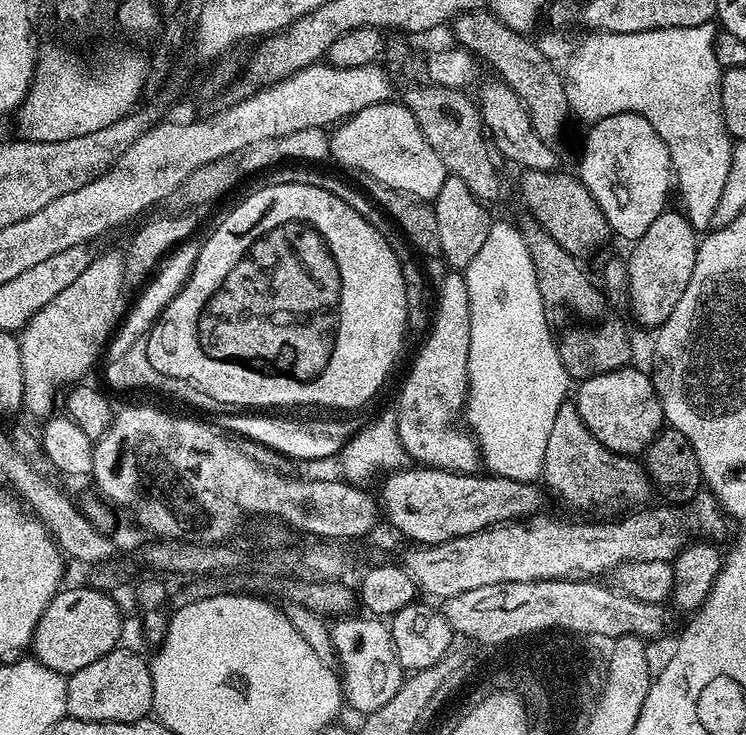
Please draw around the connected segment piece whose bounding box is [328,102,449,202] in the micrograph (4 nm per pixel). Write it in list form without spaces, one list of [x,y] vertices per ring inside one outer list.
[[[396,103],[366,106],[366,110],[358,110],[343,121],[331,133],[328,141],[332,151],[331,159],[337,160],[344,168],[378,178],[379,182],[397,190],[406,190],[429,202],[435,201],[449,172],[444,169],[442,158],[434,154],[430,142],[426,142],[407,103]]]

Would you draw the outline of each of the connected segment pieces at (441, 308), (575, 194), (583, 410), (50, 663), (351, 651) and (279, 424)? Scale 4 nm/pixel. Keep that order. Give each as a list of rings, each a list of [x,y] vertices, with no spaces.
[[[459,271],[447,274],[436,300],[436,321],[400,388],[400,409],[394,413],[394,419],[405,453],[411,459],[413,456],[417,465],[472,474],[481,467],[481,449],[463,427],[456,428],[468,402],[470,294]]]
[[[524,170],[520,175],[520,196],[528,207],[527,215],[537,220],[562,250],[577,258],[585,258],[596,252],[608,236],[613,235],[612,227],[606,222],[598,202],[586,190],[586,186],[575,175],[559,176],[559,171]]]
[[[636,367],[610,370],[610,374],[581,380],[577,387],[580,389],[574,392],[574,403],[586,430],[590,430],[590,434],[594,434],[594,438],[611,452],[633,458],[648,449],[652,439],[666,424],[662,402],[652,385],[651,375]]]
[[[95,586],[67,588],[57,592],[42,618],[38,618],[30,645],[31,655],[42,666],[60,672],[65,678],[114,651],[121,643],[120,631],[124,628],[120,608],[108,597],[111,595],[107,591]]]
[[[349,614],[331,625],[336,651],[334,660],[335,663],[340,663],[342,692],[346,697],[347,707],[349,704],[350,707],[357,708],[360,714],[367,714],[385,706],[398,693],[406,673],[396,657],[391,627],[383,619],[367,614],[356,615]]]
[[[224,414],[219,417],[219,427],[225,433],[237,432],[245,436],[252,444],[262,444],[265,448],[271,448],[273,452],[280,453],[281,457],[292,460],[324,460],[327,456],[335,457],[340,449],[360,431],[362,420],[359,415],[352,414],[349,420],[287,420],[284,414]]]

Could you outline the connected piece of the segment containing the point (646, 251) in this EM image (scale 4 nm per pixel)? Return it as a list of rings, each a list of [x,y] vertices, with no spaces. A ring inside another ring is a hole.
[[[665,210],[650,222],[650,230],[631,245],[632,253],[626,256],[626,297],[632,307],[632,316],[644,328],[655,330],[670,318],[674,306],[690,286],[698,247],[698,233],[692,228],[685,213]]]

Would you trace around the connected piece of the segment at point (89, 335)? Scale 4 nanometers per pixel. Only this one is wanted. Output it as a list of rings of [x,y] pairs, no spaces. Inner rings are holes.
[[[104,252],[100,257],[89,261],[86,270],[62,290],[50,302],[46,304],[30,320],[27,326],[19,333],[18,339],[22,350],[22,374],[24,375],[24,407],[27,412],[51,413],[56,404],[56,391],[63,384],[71,385],[80,382],[84,376],[101,359],[102,353],[108,347],[109,341],[114,335],[114,329],[121,323],[126,312],[124,306],[124,284],[126,285],[126,273],[124,270],[124,257],[120,252]]]

